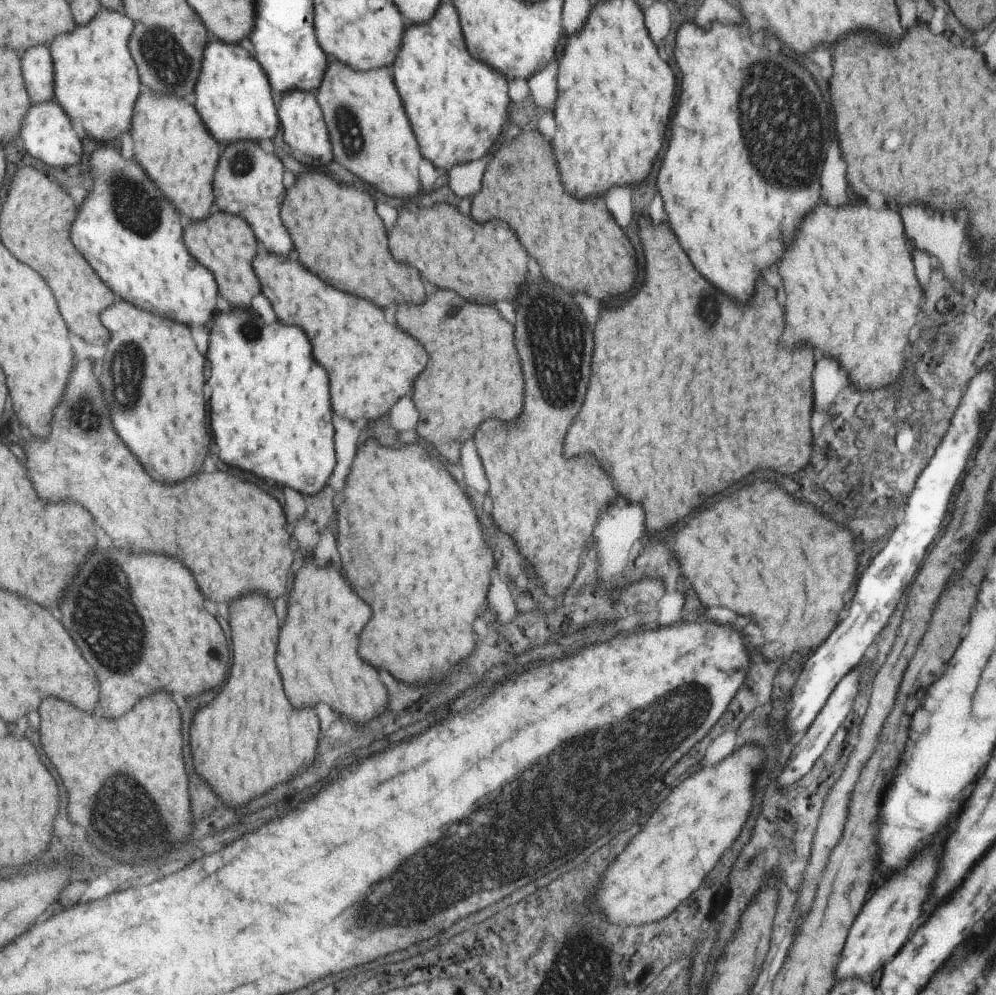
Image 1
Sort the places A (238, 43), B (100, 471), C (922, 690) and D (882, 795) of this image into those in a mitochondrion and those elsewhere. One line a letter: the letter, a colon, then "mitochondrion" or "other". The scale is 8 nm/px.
A: other
B: other
C: other
D: other

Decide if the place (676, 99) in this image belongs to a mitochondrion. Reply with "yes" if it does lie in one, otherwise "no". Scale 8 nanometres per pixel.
no

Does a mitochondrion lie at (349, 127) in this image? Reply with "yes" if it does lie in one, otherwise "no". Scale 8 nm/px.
yes

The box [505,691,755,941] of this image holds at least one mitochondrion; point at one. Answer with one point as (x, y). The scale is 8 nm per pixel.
(586, 931)

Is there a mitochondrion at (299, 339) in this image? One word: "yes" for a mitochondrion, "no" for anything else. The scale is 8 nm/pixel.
no

